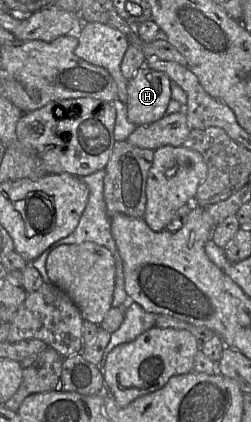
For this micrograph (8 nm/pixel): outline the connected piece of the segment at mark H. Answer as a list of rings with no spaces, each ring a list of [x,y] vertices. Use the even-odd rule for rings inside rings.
[[[146,66],[139,68],[127,84],[126,113],[136,126],[149,125],[161,119],[171,100],[171,80]]]

